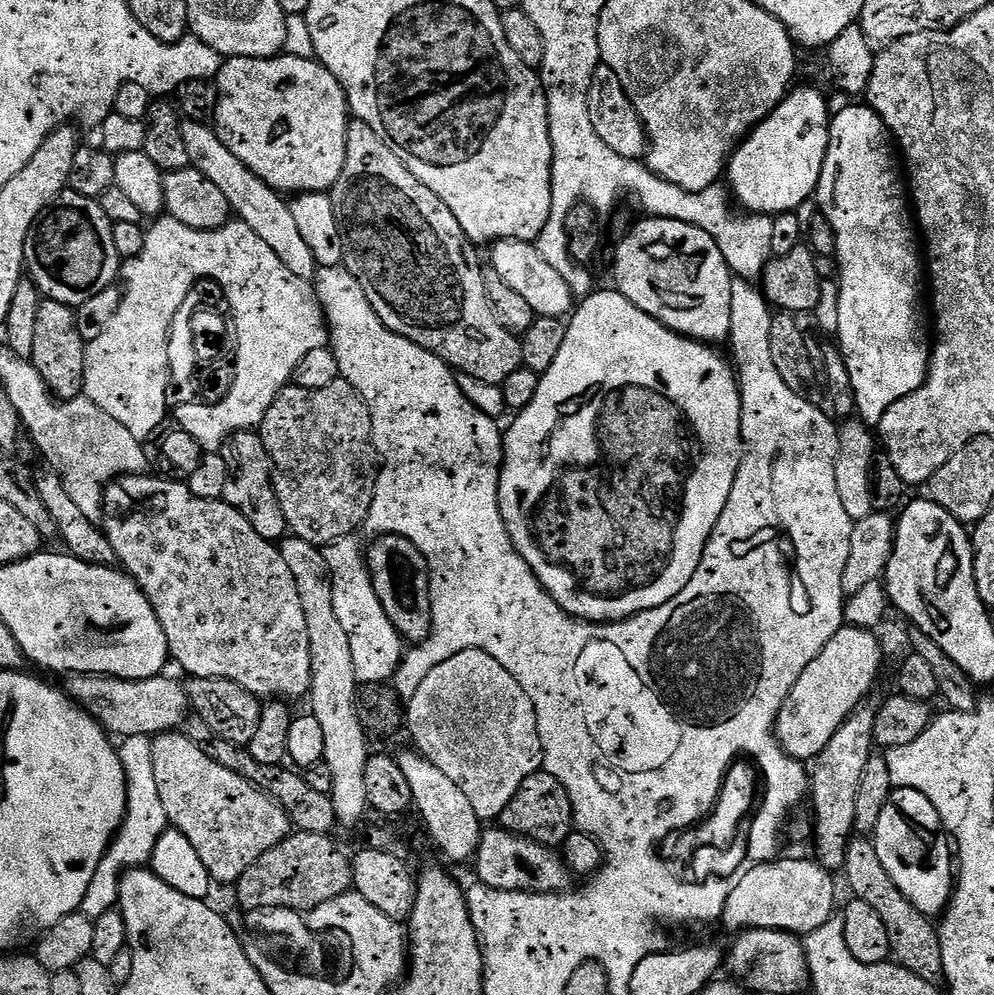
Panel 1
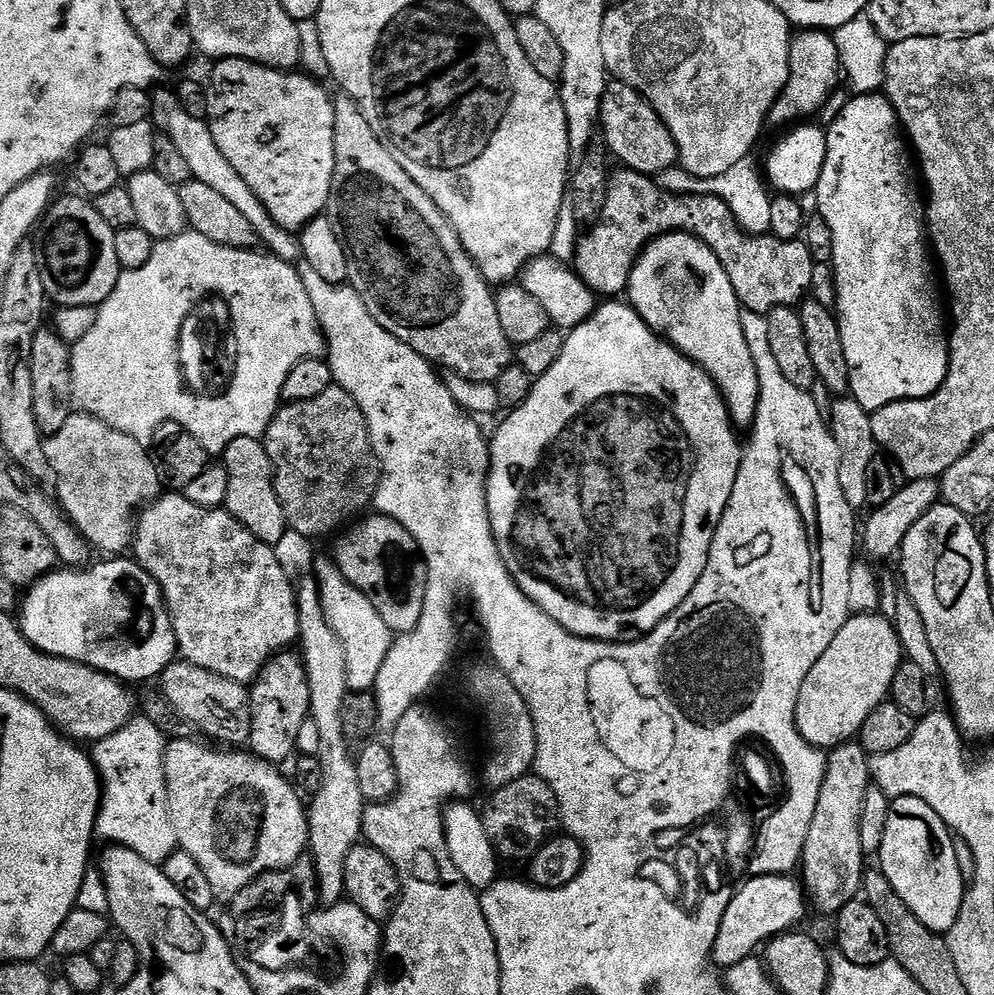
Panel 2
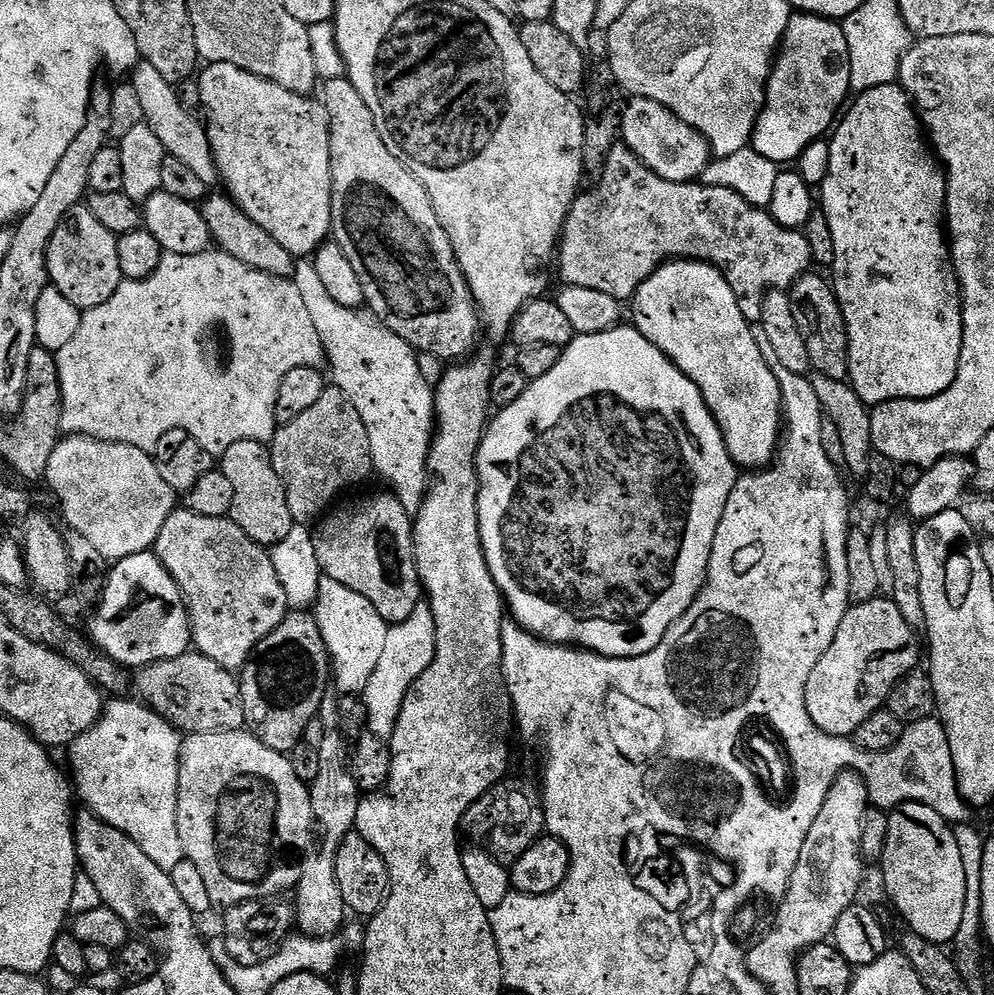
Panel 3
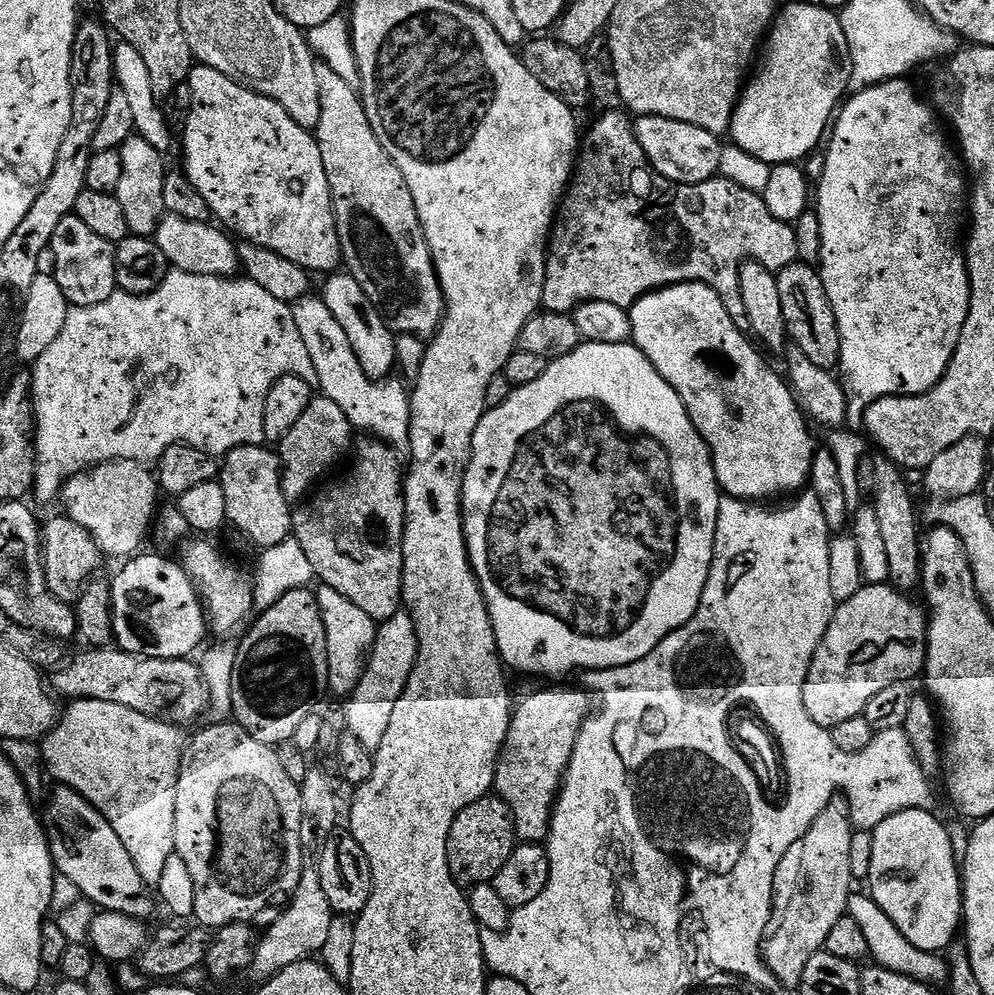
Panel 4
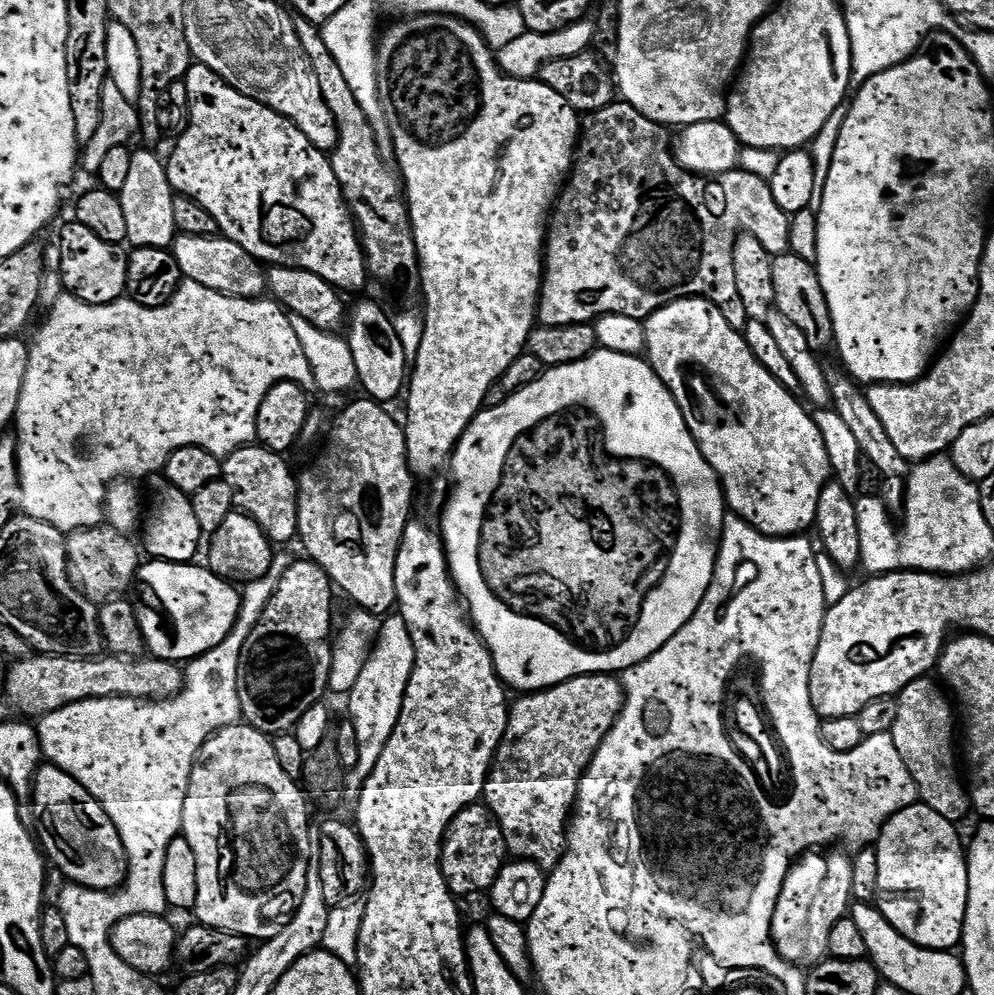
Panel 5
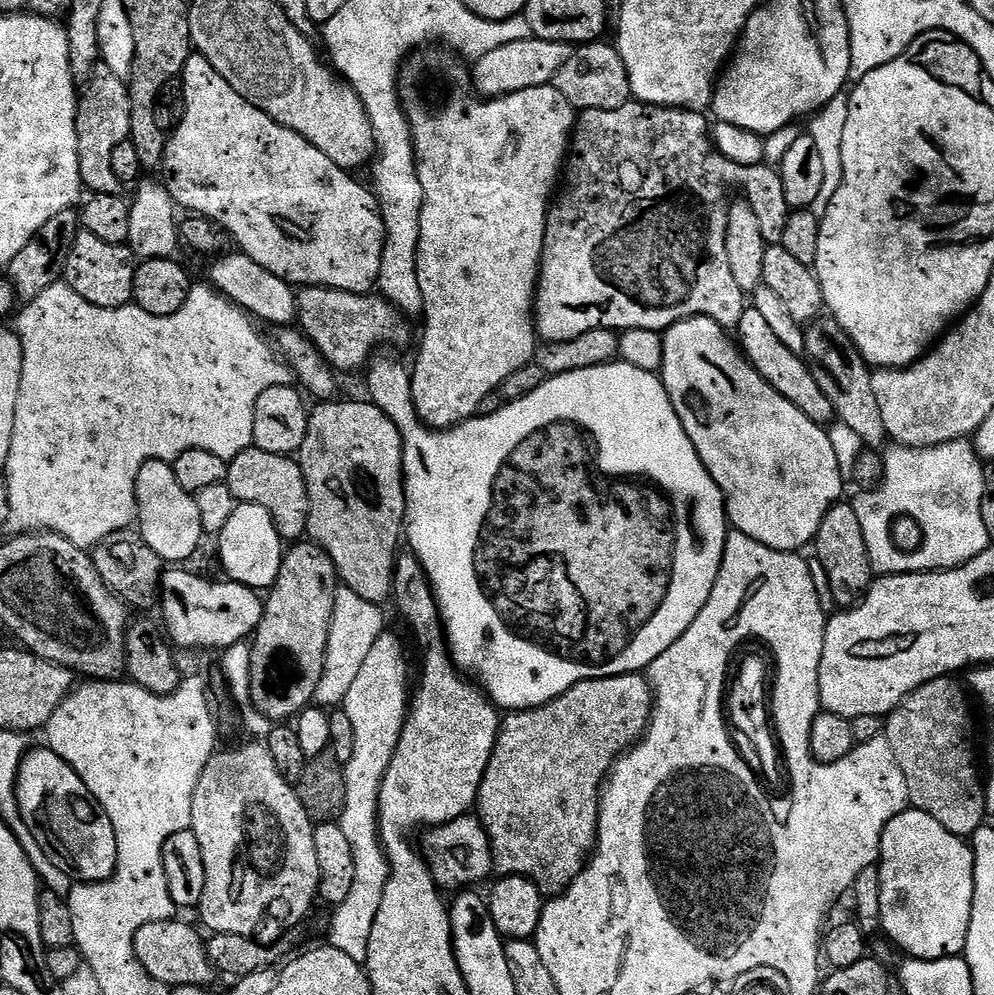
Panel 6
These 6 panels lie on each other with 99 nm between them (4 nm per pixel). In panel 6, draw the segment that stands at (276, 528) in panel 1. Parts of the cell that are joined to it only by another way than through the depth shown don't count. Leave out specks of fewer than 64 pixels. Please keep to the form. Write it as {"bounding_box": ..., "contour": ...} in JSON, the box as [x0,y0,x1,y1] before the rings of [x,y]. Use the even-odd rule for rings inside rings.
{"bounding_box":[228,447,308,542],"contour":[[[256,447],[246,449],[238,458],[228,461],[230,494],[241,504],[262,506],[273,519],[284,542],[300,542],[308,531],[308,487],[299,463],[292,456],[266,454]]]}

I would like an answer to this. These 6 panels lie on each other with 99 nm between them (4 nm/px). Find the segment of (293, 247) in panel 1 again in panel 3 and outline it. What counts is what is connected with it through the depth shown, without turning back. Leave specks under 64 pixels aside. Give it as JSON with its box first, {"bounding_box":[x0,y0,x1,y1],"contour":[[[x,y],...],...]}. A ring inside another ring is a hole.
{"bounding_box":[130,62,218,185],"contour":[[[143,62],[131,69],[130,76],[132,88],[138,90],[138,102],[142,102],[144,123],[150,126],[150,130],[154,130],[154,134],[158,134],[158,142],[162,142],[165,153],[178,158],[178,162],[185,164],[193,174],[198,174],[202,182],[215,185],[218,173],[216,159],[208,141],[208,129],[193,113],[182,110],[179,91],[168,84],[166,78],[154,70],[154,66]]]}

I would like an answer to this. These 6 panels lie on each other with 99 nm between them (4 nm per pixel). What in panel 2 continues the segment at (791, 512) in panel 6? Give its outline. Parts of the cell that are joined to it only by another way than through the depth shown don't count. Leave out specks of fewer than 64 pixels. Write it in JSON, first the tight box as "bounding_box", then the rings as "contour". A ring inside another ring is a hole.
{"bounding_box":[626,232,760,429],"contour":[[[668,232],[657,236],[645,244],[636,258],[628,279],[626,300],[657,336],[665,337],[686,358],[706,370],[708,377],[720,387],[733,425],[737,429],[747,429],[756,417],[760,393],[758,370],[754,370],[754,357],[746,346],[746,334],[742,334],[742,309],[734,294],[734,286],[730,278],[726,278],[726,270],[722,270],[722,262],[718,262],[714,250],[689,232]]]}

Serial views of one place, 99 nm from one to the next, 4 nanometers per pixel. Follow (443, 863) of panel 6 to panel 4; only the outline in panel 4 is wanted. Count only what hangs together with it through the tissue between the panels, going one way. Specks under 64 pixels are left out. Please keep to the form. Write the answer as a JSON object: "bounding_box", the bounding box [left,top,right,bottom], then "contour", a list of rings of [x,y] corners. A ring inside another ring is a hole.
{"bounding_box":[454,794,518,886],"contour":[[[489,794],[483,800],[474,802],[462,814],[458,814],[454,829],[454,871],[456,879],[464,886],[475,886],[495,881],[501,872],[510,862],[512,852],[518,847],[518,833],[516,830],[516,817],[512,813],[512,807],[499,795]]]}

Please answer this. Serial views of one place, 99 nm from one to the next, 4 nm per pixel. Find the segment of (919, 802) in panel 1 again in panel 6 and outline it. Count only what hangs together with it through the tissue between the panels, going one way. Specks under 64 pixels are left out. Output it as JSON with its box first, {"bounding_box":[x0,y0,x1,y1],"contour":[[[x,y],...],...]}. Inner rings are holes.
{"bounding_box":[880,807,974,960],"contour":[[[909,807],[886,827],[880,843],[880,928],[917,960],[959,956],[970,930],[974,902],[974,854],[967,839],[950,834],[930,814]]]}

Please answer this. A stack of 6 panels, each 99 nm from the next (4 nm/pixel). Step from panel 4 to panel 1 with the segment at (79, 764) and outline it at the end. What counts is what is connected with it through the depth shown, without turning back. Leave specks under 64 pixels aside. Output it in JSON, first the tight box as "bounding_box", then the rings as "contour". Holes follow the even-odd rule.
{"bounding_box":[80,736,168,922],"contour":[[[146,736],[123,737],[118,751],[120,761],[128,783],[128,813],[120,823],[116,836],[108,853],[102,858],[94,878],[90,882],[90,890],[86,890],[86,898],[82,898],[80,912],[93,922],[104,912],[113,911],[120,898],[120,877],[131,868],[147,865],[154,854],[154,846],[158,846],[158,838],[168,831],[168,815],[162,806],[162,798],[158,798],[158,781],[154,778],[154,754],[152,740]]]}

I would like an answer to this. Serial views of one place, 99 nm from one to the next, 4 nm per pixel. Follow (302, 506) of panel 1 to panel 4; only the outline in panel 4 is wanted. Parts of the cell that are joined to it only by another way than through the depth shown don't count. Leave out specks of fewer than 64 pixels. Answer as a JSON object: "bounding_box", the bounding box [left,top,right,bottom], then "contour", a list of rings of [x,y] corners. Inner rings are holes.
{"bounding_box":[278,394,354,502],"contour":[[[320,394],[310,402],[310,406],[306,406],[306,414],[294,422],[290,434],[278,441],[280,477],[289,502],[303,501],[317,487],[315,484],[347,454],[352,435],[354,429],[350,418],[346,418],[346,410],[342,410],[338,402],[330,402],[330,398]]]}

